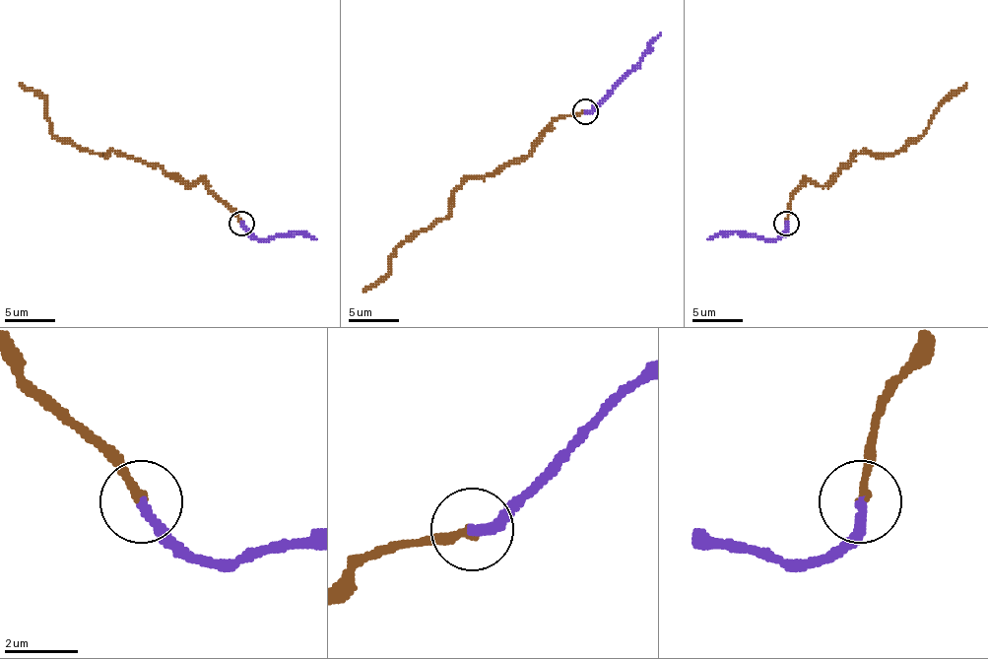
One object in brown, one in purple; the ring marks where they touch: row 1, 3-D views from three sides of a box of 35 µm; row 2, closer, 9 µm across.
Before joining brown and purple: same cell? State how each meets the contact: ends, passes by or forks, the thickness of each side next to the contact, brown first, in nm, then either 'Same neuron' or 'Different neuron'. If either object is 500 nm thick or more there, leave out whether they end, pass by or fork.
At the ring brown ends. At the ring purple ends. Thickness 240 nm (brown) against 240 nm. Same neuron

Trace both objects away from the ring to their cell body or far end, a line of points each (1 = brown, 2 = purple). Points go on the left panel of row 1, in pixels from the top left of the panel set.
1: (240, 224), (201, 181), (190, 186), (122, 154), (93, 154), (60, 141), (49, 131), (47, 103), (20, 83)
2: (240, 224), (256, 238), (291, 236), (296, 231), (303, 231), (316, 238)

